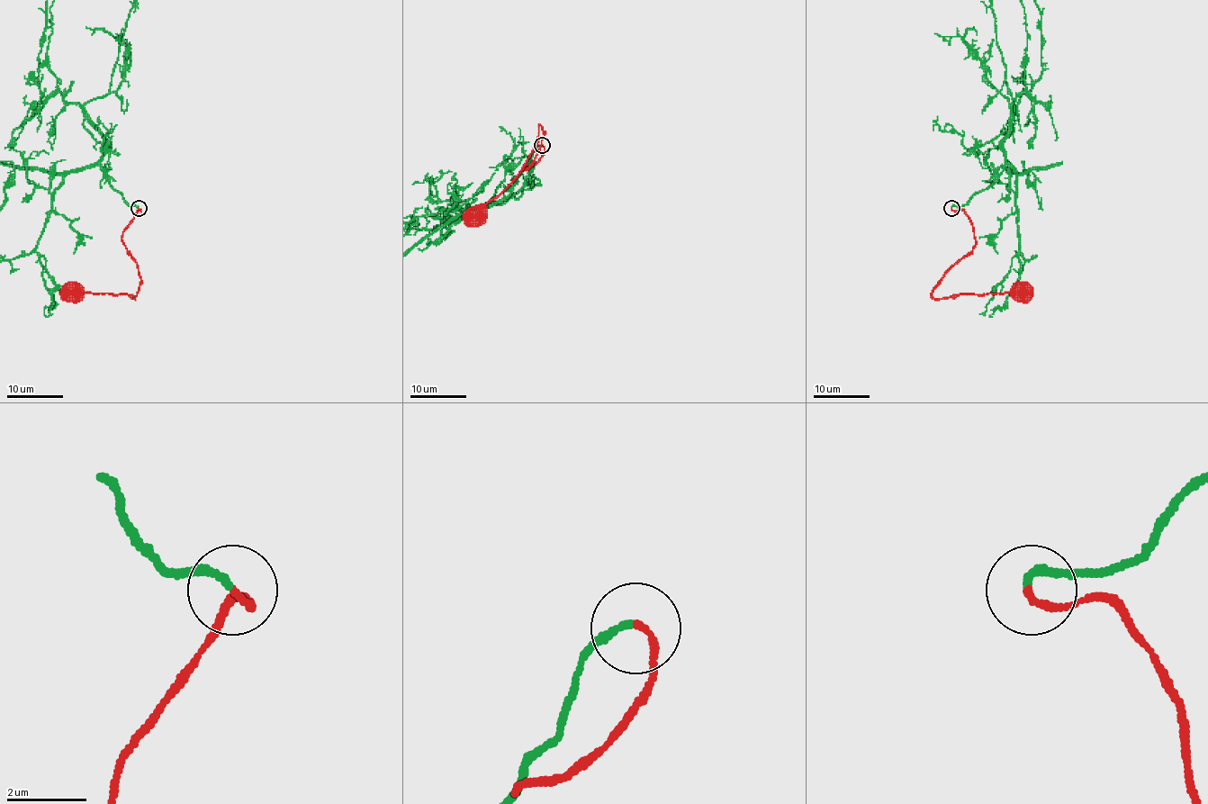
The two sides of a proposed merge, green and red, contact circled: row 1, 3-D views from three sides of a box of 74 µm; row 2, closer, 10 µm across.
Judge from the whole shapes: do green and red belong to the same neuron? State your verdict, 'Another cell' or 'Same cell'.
Same cell

